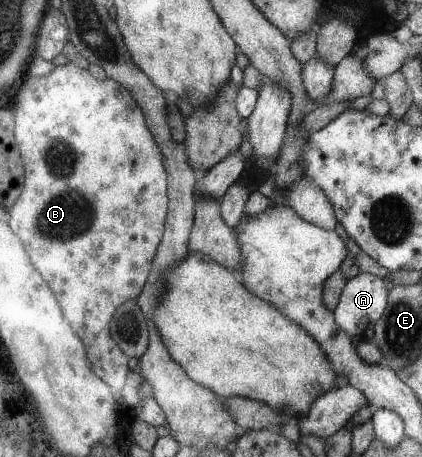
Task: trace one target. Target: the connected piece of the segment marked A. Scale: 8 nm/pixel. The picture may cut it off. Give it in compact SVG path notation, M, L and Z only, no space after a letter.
M358 273L345 282L338 304L333 310L334 320L354 342L373 338L374 326L388 306L388 294L383 278L370 273Z

